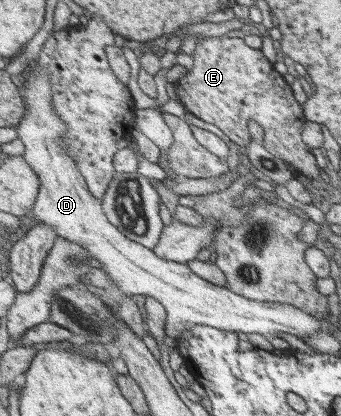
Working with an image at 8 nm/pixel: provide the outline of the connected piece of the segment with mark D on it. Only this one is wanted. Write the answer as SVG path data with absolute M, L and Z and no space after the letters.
M30 61L27 69L31 77L27 80L26 104L28 104L28 111L16 130L18 138L25 146L24 158L42 179L42 189L38 201L29 215L36 223L51 225L55 227L61 237L85 247L96 260L103 264L101 269L115 281L115 286L123 296L144 294L159 300L168 314L165 333L175 340L180 334L195 328L197 325L211 326L229 332L261 334L266 338L274 336L273 334L281 334L281 332L304 338L304 336L315 336L322 331L321 328L324 327L321 324L321 319L300 308L279 302L259 302L244 298L228 287L219 286L201 278L188 264L159 258L150 248L127 239L119 228L109 222L109 218L101 206L101 200L90 191L90 186L82 171L79 170L78 163L71 158L70 152L60 143L60 140L68 133L68 126L53 106L54 84L51 82L52 76L45 69L37 66L35 61Z

